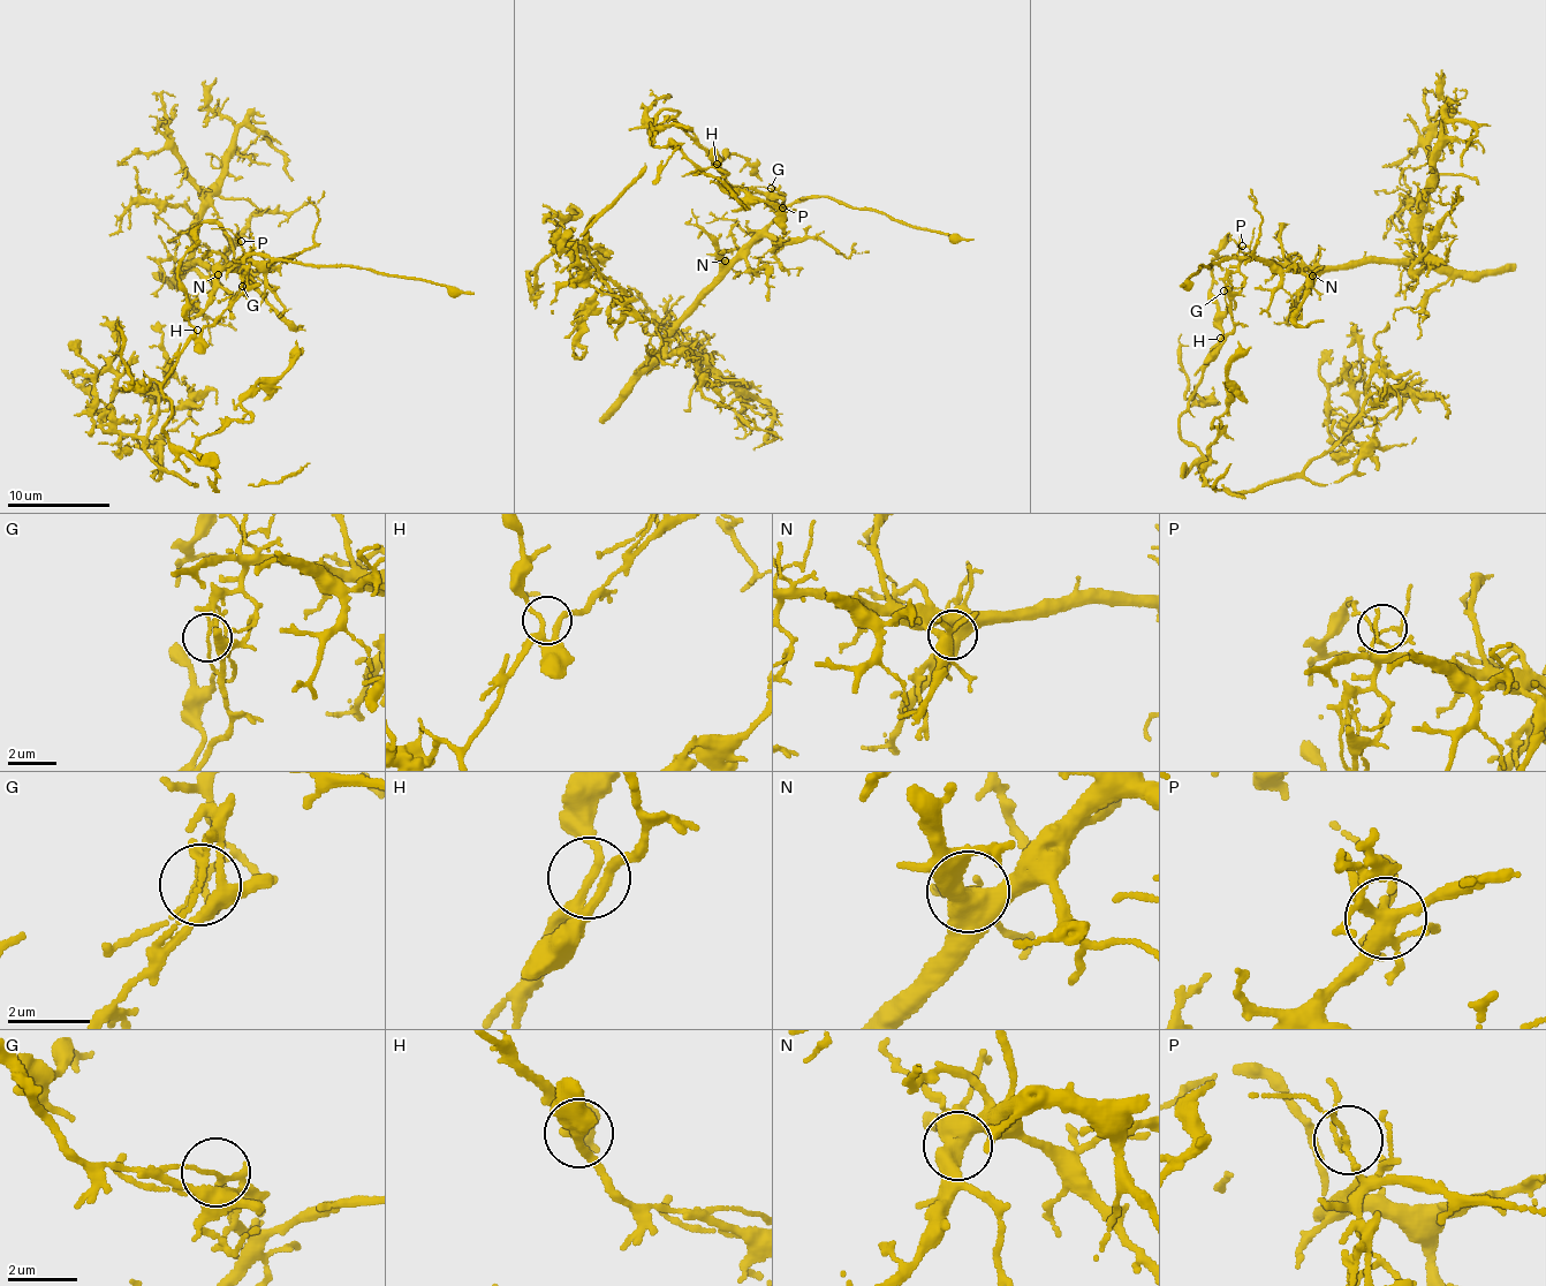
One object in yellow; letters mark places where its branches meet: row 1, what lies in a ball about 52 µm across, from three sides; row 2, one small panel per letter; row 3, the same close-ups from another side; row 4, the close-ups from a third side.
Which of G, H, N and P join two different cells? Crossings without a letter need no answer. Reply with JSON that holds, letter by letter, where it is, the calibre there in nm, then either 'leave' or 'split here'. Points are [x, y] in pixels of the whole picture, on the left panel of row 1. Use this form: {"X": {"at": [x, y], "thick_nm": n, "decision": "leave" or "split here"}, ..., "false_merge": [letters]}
{"G": {"at": [242, 286], "thick_nm": 100, "decision": "split here"}, "H": {"at": [197, 330], "thick_nm": 190, "decision": "leave"}, "N": {"at": [218, 274], "thick_nm": 500, "decision": "leave"}, "P": {"at": [241, 241], "thick_nm": 130, "decision": "leave"}, "false_merge": ["G"]}

